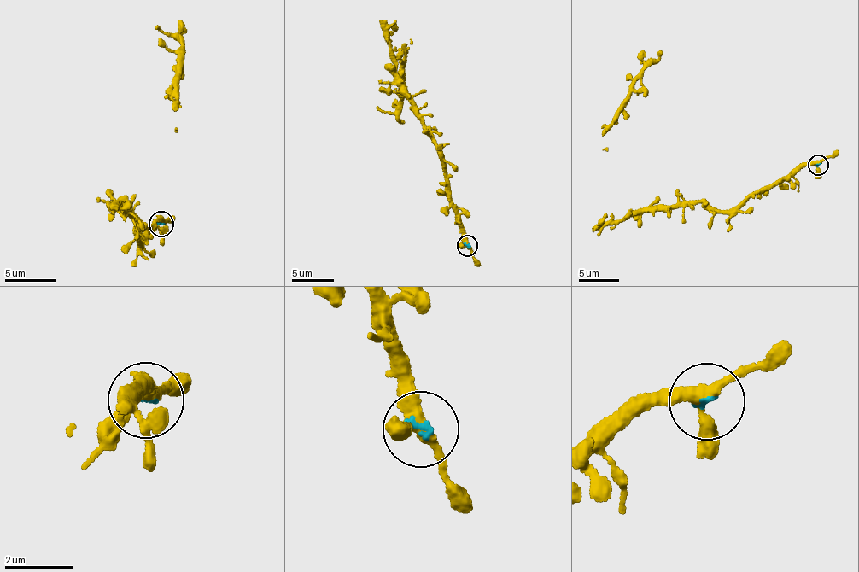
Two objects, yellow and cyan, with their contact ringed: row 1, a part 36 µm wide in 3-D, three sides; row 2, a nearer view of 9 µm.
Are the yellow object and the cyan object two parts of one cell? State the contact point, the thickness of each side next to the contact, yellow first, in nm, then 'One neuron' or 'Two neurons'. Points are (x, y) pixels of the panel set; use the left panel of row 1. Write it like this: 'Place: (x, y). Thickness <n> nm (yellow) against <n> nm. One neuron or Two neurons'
Place: (160, 224). Thickness 320 nm (yellow) against 140 nm. One neuron

